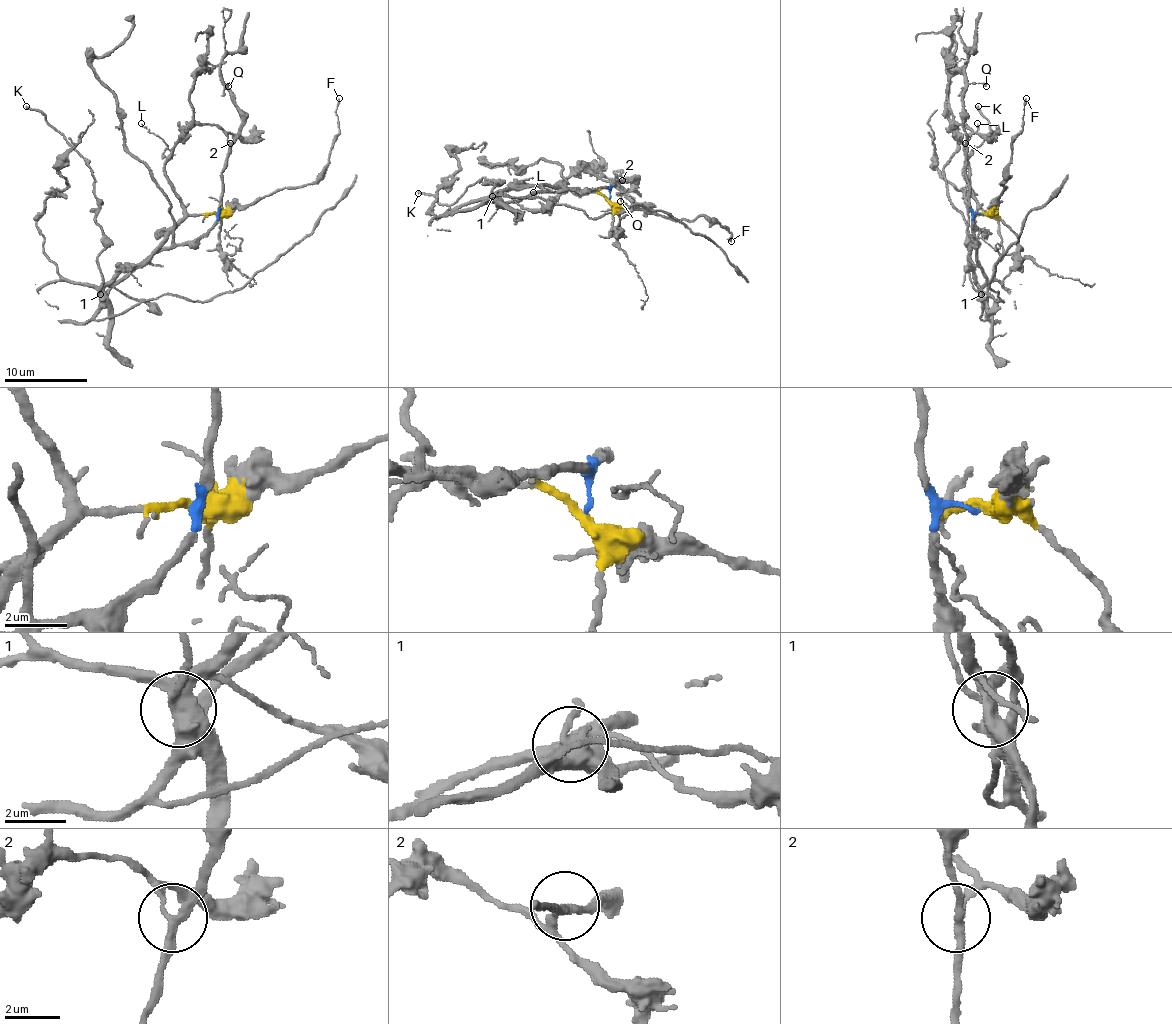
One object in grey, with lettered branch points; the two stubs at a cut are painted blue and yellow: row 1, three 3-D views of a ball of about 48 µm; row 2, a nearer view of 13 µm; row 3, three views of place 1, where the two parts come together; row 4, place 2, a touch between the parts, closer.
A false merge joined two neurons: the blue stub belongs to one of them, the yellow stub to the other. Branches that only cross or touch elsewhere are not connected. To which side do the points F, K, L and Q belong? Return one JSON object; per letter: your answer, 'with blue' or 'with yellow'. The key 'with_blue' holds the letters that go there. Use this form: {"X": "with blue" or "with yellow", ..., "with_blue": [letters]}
{"F": "with yellow", "K": "with blue", "L": "with yellow", "Q": "with blue", "with_blue": ["K", "Q"]}

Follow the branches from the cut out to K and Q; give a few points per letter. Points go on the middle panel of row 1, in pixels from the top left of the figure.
K: (609, 199), (609, 189), (493, 199), (489, 182), (495, 182), (485, 178), (450, 205), (418, 193)
Q: (609, 199), (613, 180), (634, 178), (624, 178), (619, 201)

